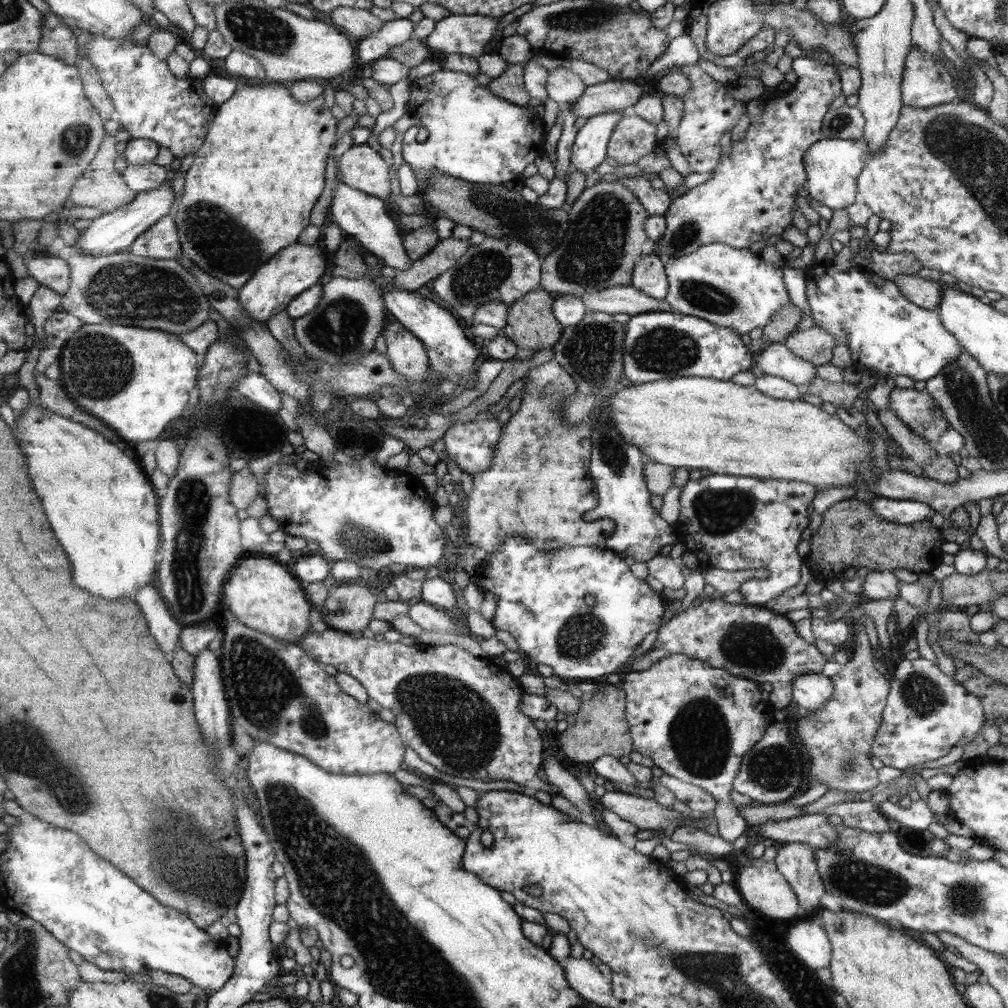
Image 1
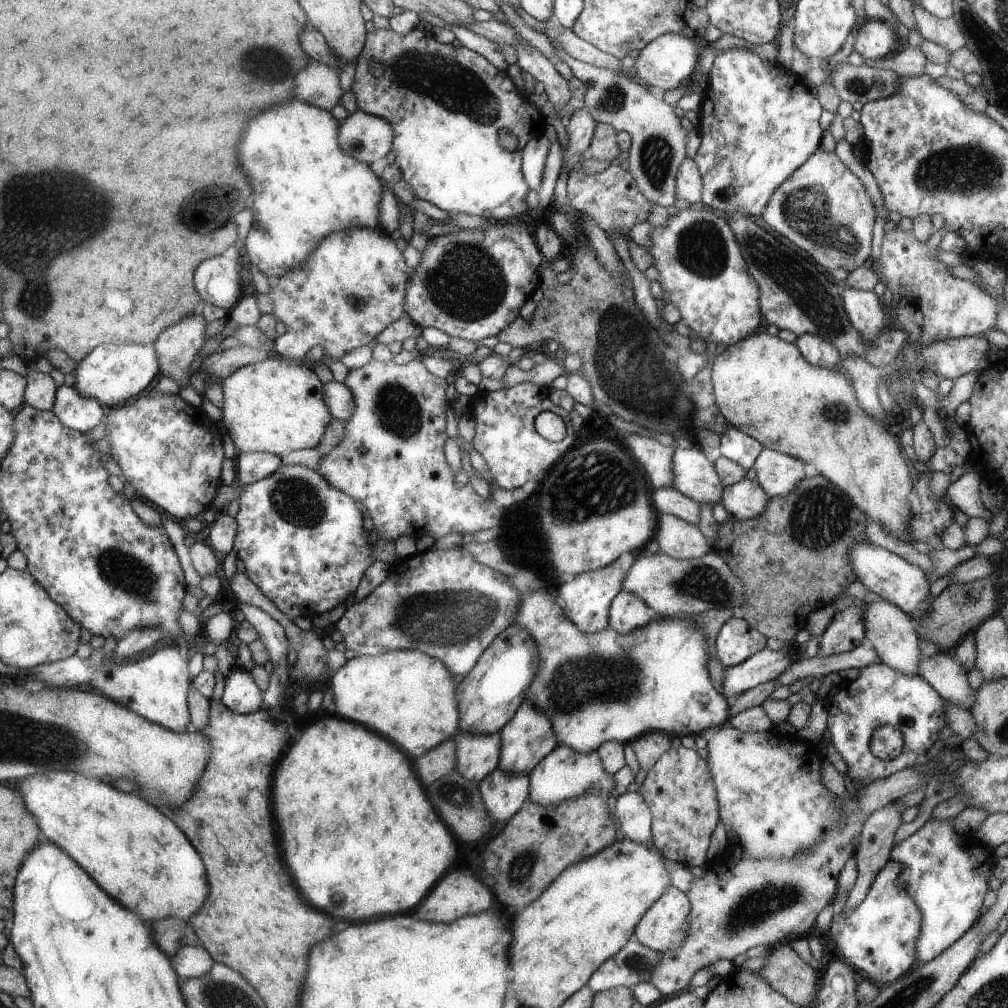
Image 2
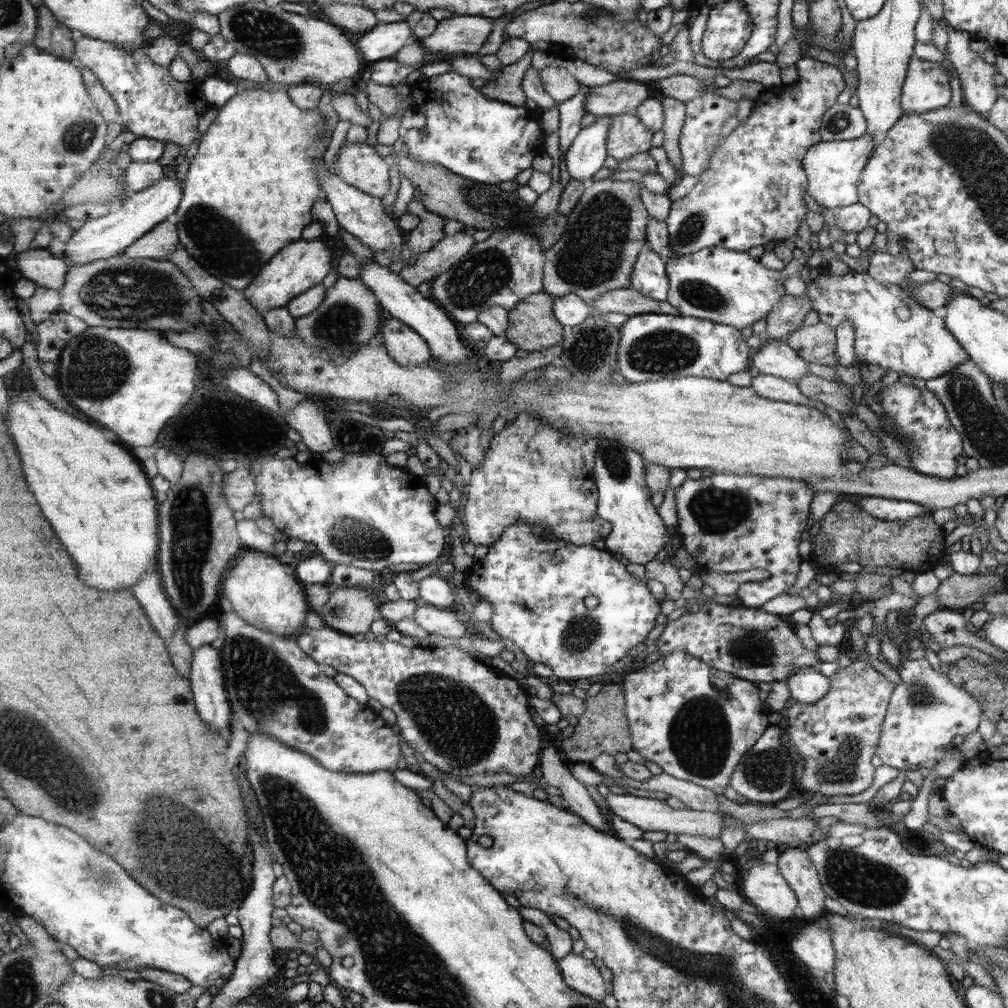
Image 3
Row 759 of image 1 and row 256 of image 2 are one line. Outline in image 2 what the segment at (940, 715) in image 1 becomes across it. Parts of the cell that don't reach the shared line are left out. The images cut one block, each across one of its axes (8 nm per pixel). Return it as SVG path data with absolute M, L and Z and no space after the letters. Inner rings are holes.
M896 225L896 228L893 228L889 232L884 233L882 249L880 250L880 258L878 258L878 270L880 270L880 280L884 284L886 284L886 288L890 290L890 292L894 294L901 294L902 290L910 290L910 292L918 292L919 295L917 298L911 298L915 300L915 305L918 305L920 308L920 312L924 314L924 324L922 324L922 334L921 334L921 342L940 342L940 340L950 340L957 339L962 337L970 337L974 335L980 335L988 333L992 329L996 329L996 316L998 316L998 304L996 304L996 300L993 296L990 296L987 292L984 292L981 288L978 288L976 284L972 281L967 281L964 279L954 278L952 276L952 272L950 272L950 268L946 264L942 262L938 262L938 258L936 258L936 254L938 254L939 248L928 248L926 246L925 241L918 240L914 232L906 232L906 230L902 230L900 225Z

